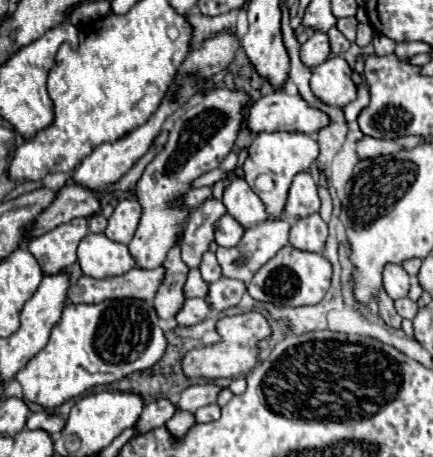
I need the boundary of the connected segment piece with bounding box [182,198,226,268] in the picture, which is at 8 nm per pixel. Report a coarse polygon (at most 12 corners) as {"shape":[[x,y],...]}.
{"shape":[[206,200],[189,215],[182,260],[198,268],[214,240],[214,222],[226,212]]}

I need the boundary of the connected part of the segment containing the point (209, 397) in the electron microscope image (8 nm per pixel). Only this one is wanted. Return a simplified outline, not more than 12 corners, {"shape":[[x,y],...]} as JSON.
{"shape":[[194,384],[176,400],[182,412],[214,404],[218,386]]}

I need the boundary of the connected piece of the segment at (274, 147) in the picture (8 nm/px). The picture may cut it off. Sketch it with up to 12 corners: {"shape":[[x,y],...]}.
{"shape":[[262,132],[244,160],[254,192],[266,174],[258,194],[268,218],[284,218],[292,178],[318,158],[308,134]]}

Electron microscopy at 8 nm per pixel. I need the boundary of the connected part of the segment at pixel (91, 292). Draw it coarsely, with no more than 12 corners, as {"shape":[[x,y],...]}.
{"shape":[[132,268],[114,278],[82,276],[68,302],[152,300],[164,268]]}

